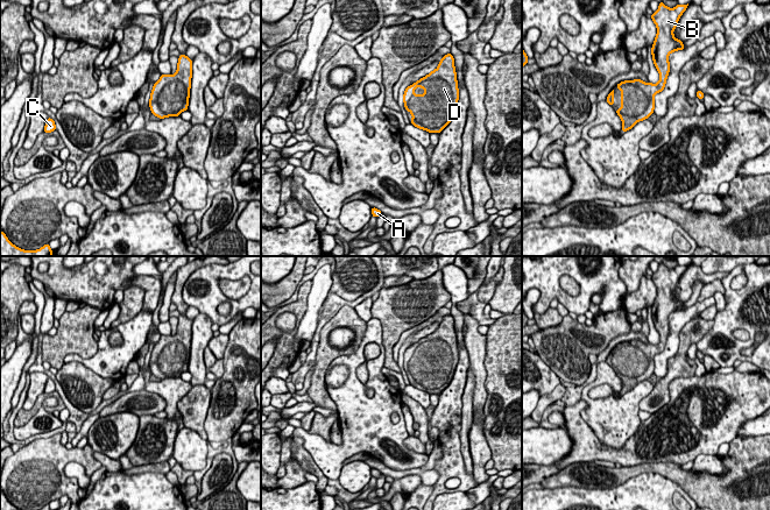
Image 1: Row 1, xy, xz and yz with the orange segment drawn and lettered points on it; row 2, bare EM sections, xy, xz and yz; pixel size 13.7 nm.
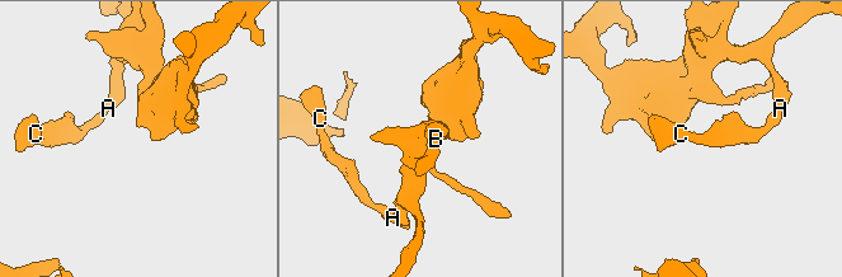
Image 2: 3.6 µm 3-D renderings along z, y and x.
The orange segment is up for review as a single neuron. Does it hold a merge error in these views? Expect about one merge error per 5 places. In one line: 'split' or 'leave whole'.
leave whole

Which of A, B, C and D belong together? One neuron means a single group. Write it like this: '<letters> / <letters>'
A B C D

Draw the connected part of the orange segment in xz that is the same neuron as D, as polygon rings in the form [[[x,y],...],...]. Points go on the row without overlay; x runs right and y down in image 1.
[[[445,316],[436,331],[407,348],[403,355],[404,369],[412,376],[410,384],[431,394],[440,394],[452,381],[459,361],[454,319]]]

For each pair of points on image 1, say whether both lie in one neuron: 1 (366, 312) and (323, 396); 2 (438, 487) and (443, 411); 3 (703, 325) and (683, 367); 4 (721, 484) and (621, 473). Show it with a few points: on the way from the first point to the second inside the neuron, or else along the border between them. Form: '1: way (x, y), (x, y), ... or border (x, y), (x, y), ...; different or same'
1: border (353, 307), (366, 321); different
2: way (447, 468), (451, 464), (452, 430); same
3: way (694, 334), (684, 345), (683, 356); same
4: way (697, 484), (664, 468), (645, 468); same

